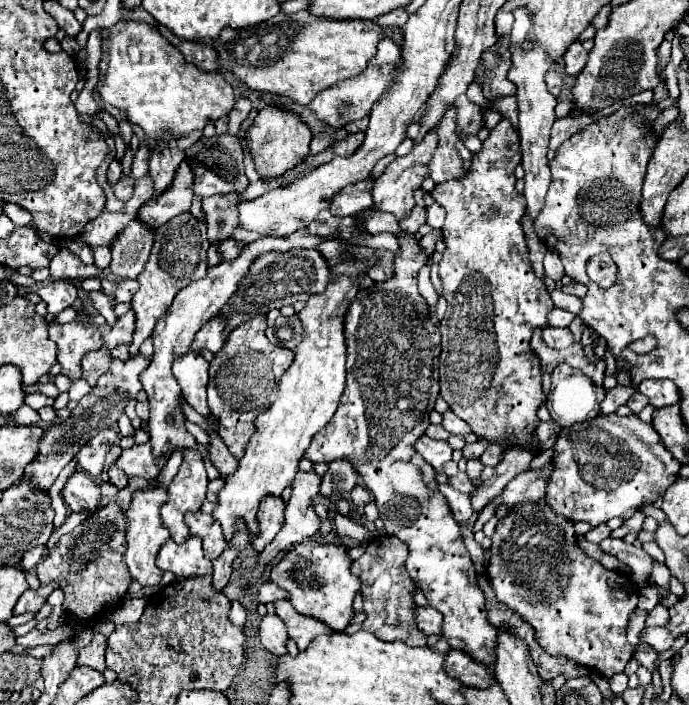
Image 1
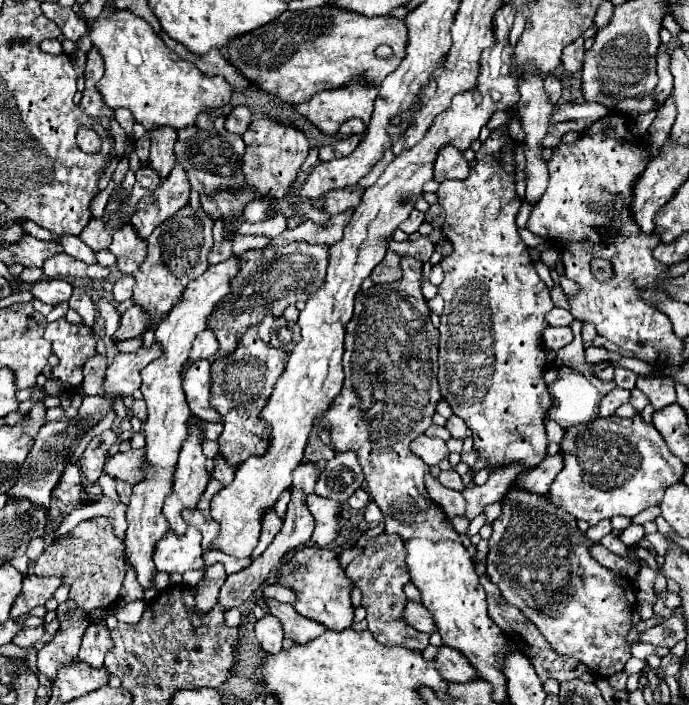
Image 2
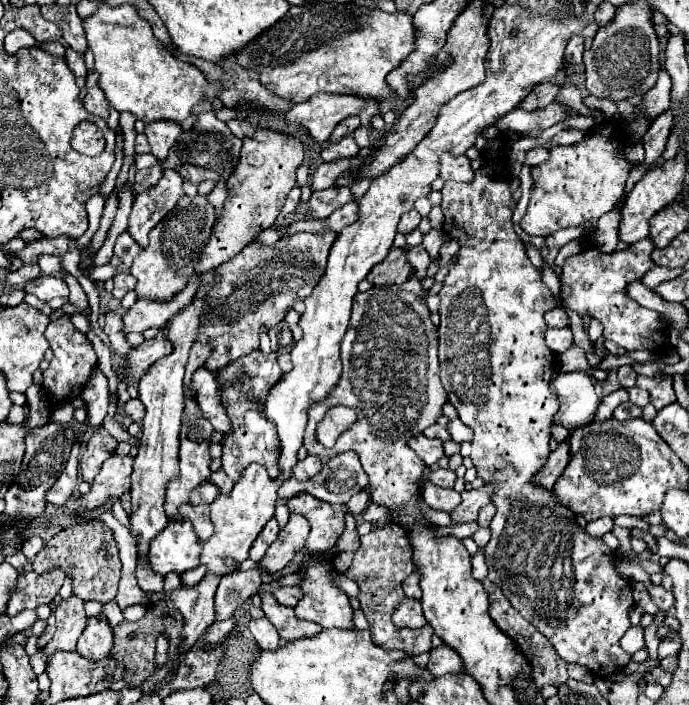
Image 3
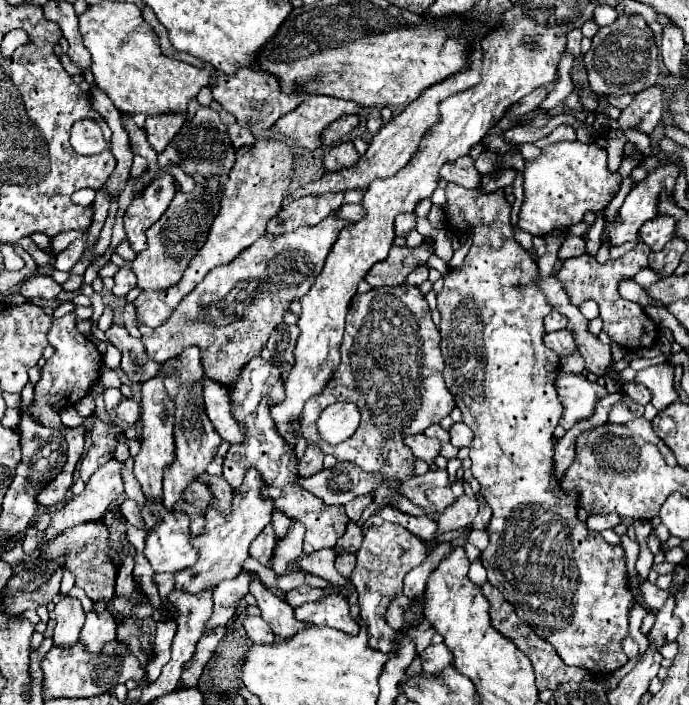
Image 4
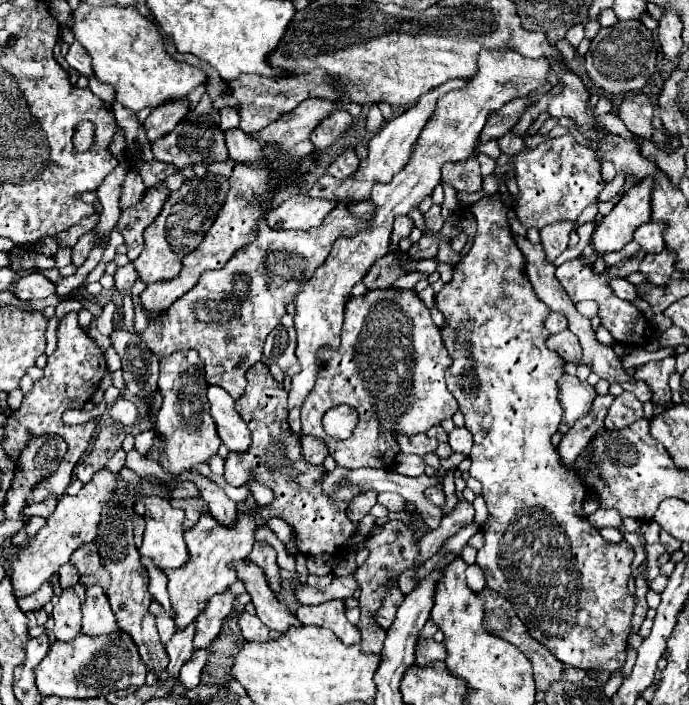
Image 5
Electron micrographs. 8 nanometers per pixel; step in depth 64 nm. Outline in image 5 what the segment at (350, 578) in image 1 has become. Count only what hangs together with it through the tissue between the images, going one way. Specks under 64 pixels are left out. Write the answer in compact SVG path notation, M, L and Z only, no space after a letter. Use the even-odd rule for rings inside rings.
M334 600L330 604L322 604L322 606L300 606L296 612L296 618L302 624L330 628L340 638L340 642L346 646L358 644L358 628L354 624L350 624L348 618L344 616L342 600Z

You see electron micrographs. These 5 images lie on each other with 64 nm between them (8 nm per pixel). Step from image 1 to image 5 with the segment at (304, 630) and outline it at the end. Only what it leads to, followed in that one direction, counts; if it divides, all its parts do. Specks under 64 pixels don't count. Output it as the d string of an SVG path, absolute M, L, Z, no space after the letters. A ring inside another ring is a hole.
M238 560L234 564L230 564L236 574L238 580L244 582L246 592L252 598L252 604L256 608L256 616L270 628L276 632L286 632L286 628L290 626L298 626L298 620L294 614L290 614L290 610L274 596L274 592L270 592L264 572L262 568L258 568L254 562L250 560Z

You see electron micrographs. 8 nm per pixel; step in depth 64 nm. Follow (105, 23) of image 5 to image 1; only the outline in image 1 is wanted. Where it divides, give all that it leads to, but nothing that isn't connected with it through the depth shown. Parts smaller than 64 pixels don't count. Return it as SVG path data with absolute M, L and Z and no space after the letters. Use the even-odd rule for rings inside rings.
M118 20L112 28L100 30L102 48L108 52L108 68L104 74L104 82L96 86L98 94L104 102L126 110L132 124L138 124L148 138L156 140L162 138L162 132L190 132L190 130L204 130L206 120L212 118L216 122L220 116L228 114L234 106L234 90L224 80L222 74L208 74L198 70L194 64L186 62L178 48L174 48L166 38L160 36L160 32L138 20Z

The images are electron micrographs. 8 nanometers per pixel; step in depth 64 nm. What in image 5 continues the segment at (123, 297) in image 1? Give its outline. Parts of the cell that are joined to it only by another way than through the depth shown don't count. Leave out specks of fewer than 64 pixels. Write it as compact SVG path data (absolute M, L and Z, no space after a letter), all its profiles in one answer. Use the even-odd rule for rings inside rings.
M128 262L126 266L118 268L118 270L116 270L116 274L114 274L116 290L118 290L118 292L122 292L122 294L126 294L126 292L132 288L132 284L136 282L136 278L138 278L138 272L136 272L134 264L132 264L132 262Z

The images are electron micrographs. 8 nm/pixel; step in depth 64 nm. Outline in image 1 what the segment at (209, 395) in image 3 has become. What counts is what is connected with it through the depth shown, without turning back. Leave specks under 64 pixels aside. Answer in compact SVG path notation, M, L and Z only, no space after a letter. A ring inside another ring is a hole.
M194 352L180 356L174 360L174 376L182 386L186 402L200 412L202 416L210 416L210 408L206 404L206 386L208 386L208 360L200 358Z

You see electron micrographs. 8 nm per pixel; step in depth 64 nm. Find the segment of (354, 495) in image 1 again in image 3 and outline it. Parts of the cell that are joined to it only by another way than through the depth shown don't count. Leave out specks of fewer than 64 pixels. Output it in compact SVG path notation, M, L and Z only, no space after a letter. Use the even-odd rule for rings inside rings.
M358 492L358 496L354 496L350 502L348 502L348 510L350 510L350 514L352 516L358 516L358 514L362 514L366 508L368 508L368 504L370 504L370 496L368 496L368 492Z

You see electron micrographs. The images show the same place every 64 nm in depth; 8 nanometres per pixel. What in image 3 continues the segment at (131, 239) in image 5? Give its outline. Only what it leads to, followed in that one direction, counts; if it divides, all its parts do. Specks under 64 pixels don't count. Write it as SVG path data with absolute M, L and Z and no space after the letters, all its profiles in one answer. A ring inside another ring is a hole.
M164 170L158 184L134 196L128 234L146 248L150 228L154 228L154 224L158 224L158 220L162 220L162 216L166 216L182 196L182 176L174 170Z

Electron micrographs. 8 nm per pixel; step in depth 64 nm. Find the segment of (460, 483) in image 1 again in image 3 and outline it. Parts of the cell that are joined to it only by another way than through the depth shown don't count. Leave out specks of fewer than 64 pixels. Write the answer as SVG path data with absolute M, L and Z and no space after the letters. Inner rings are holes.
M436 470L436 472L430 472L426 476L428 482L434 482L443 488L453 488L456 481L456 473L452 470Z

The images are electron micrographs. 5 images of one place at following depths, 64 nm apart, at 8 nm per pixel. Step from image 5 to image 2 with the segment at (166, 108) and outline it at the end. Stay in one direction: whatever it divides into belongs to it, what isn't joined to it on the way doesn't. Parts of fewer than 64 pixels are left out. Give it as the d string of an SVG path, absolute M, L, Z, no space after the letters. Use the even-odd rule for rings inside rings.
M154 128L150 132L150 160L152 160L152 168L156 168L160 172L162 178L166 178L170 174L170 170L174 168L174 144L178 140L178 132L174 128Z

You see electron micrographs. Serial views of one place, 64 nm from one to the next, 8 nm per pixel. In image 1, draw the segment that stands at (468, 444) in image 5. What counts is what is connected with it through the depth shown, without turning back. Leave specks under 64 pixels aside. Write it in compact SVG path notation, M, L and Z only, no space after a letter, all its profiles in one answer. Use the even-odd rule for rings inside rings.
M448 410L448 412L444 414L444 422L442 422L442 426L444 426L450 434L460 434L460 436L470 434L470 426L468 426L462 418L458 418L452 410Z

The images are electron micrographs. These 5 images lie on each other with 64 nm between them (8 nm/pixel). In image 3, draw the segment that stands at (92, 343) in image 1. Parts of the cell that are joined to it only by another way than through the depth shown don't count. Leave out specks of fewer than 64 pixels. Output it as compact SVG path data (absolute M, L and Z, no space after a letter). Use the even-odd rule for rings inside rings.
M64 314L64 320L62 320L62 316L57 320L52 320L48 324L44 336L50 342L54 358L50 360L50 366L42 372L42 378L44 378L42 388L46 392L46 400L48 400L50 408L58 408L62 404L72 402L74 398L78 398L82 394L84 384L90 378L90 372L94 370L94 366L98 362L96 362L96 352L94 352L92 342L74 328L68 314Z

